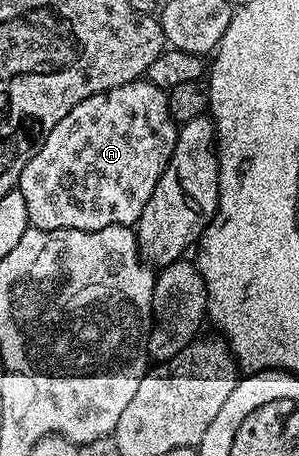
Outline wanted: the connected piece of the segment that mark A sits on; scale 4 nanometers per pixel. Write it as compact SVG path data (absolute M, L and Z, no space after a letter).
M145 78L116 85L116 89L80 101L80 105L72 108L68 117L46 135L44 145L40 145L28 165L24 165L18 178L16 189L24 197L30 227L45 231L95 231L108 225L133 228L140 213L144 213L144 205L148 205L148 197L152 197L152 189L156 189L156 181L160 181L164 169L168 169L168 161L172 161L178 128L168 109L167 92Z

